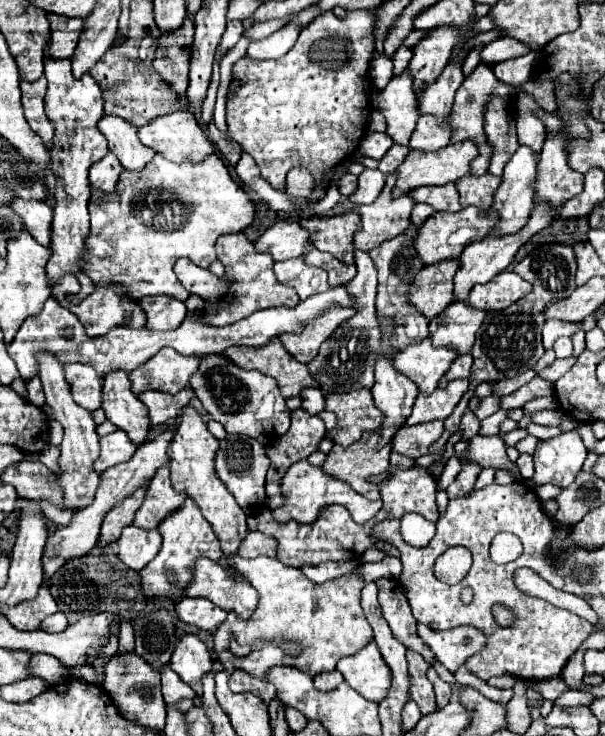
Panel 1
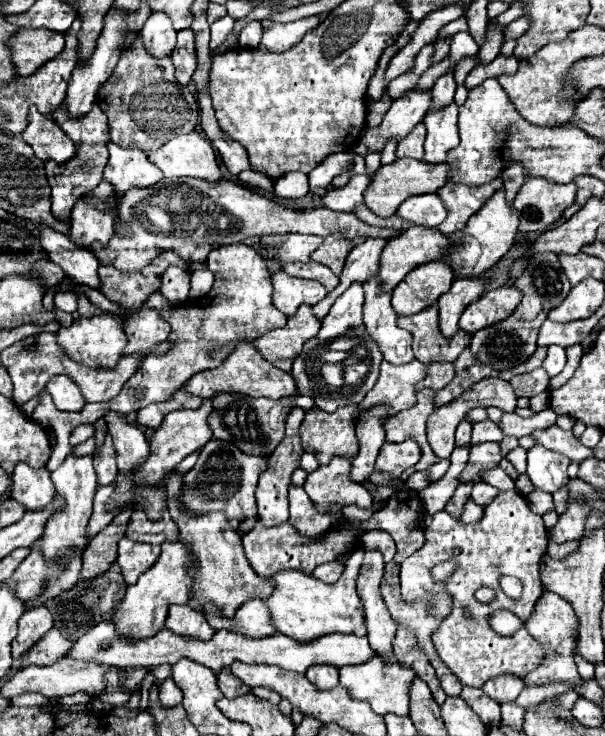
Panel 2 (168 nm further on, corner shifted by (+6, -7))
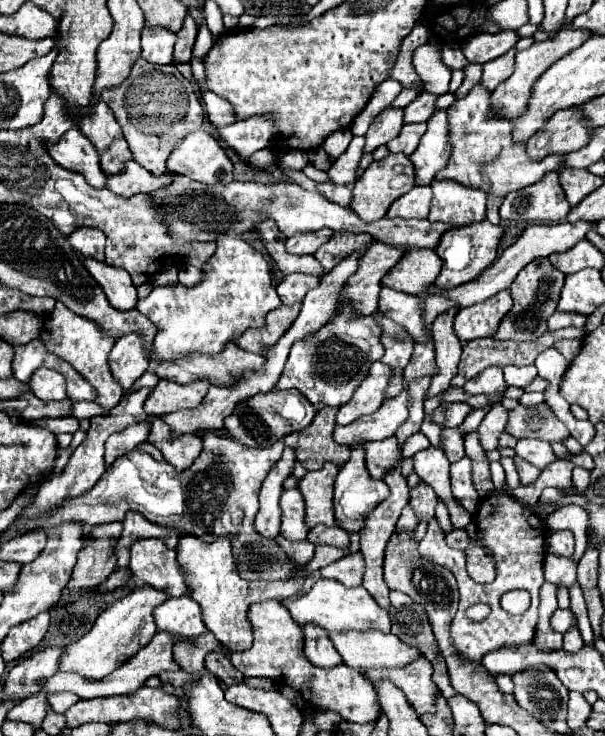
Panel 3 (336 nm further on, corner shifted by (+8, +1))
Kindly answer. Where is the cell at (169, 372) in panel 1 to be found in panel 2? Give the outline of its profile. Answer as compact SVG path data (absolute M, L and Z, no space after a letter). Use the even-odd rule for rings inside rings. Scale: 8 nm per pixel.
M230 244L216 248L208 254L207 266L216 280L212 290L204 296L204 300L188 302L168 312L160 312L170 322L171 333L168 340L176 342L176 346L164 356L146 356L146 360L140 366L140 372L136 372L124 384L122 392L114 400L102 404L86 404L80 412L60 412L52 404L52 398L46 392L40 392L40 404L34 410L34 420L40 426L50 426L56 434L56 446L46 464L50 472L54 472L64 462L64 456L68 454L68 434L76 426L94 424L108 410L128 414L152 402L170 400L172 394L180 390L194 374L220 366L238 342L252 342L268 330L276 330L286 324L288 318L272 304L270 272L254 248L246 244Z

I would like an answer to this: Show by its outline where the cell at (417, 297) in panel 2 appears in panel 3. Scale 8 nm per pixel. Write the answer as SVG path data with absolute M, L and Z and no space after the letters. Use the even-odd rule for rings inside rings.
M430 248L406 250L402 262L398 262L384 278L382 284L406 294L426 292L440 272L440 258Z

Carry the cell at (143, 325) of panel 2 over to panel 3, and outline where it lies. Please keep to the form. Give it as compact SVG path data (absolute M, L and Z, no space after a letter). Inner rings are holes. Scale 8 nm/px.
M126 334L116 340L108 358L110 372L124 390L132 388L134 380L138 380L148 368L148 358L144 354L142 338L138 334Z

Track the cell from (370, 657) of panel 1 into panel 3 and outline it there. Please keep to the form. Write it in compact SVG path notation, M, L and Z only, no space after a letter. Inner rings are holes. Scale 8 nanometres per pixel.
M418 658L406 668L366 668L362 674L374 682L386 678L392 680L406 694L418 716L436 712L436 698L440 690L432 680L432 664L426 658Z

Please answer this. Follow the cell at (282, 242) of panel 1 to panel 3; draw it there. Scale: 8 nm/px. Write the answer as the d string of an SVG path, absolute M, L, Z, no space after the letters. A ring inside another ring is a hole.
M322 228L318 232L304 232L304 234L294 234L286 238L286 248L290 254L314 254L324 242L332 238L334 230Z

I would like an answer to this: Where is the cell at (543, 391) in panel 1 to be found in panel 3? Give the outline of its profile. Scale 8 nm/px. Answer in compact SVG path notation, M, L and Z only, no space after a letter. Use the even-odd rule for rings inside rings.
M446 404L446 426L448 428L458 428L464 418L470 414L470 406L468 404Z

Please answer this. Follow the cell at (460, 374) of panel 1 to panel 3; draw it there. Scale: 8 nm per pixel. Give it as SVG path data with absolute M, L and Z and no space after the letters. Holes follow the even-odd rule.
M414 344L414 356L404 368L404 380L410 382L422 376L434 376L436 370L438 368L434 362L434 344Z

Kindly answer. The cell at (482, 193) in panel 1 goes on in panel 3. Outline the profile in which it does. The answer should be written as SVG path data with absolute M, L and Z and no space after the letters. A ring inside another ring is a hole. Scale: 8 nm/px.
M434 180L430 188L434 196L428 218L432 222L466 226L486 218L486 192L466 188L454 180Z

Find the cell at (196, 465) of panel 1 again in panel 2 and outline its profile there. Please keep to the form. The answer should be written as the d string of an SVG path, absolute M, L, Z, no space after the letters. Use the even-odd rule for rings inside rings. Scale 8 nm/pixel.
M178 472L166 474L164 488L168 492L168 512L180 528L180 540L188 542L196 556L196 572L192 572L194 586L188 604L196 610L202 610L206 602L212 602L220 608L224 616L230 618L236 612L236 608L240 608L246 600L270 596L272 584L266 578L260 578L252 570L242 550L242 536L234 528L230 528L224 512L210 512L204 516L196 516L194 512L184 510L184 506L180 504L180 496L184 490L182 478L184 476Z

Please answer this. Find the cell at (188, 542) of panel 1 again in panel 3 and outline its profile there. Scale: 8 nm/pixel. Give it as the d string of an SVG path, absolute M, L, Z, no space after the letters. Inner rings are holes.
M144 586L144 588L130 592L122 600L114 602L108 610L104 610L96 618L92 630L86 636L82 636L78 642L66 646L66 656L62 656L58 670L76 672L84 680L102 680L106 674L114 672L114 668L118 668L120 664L130 660L140 648L144 648L152 640L152 636L158 630L152 610L158 604L162 604L166 598L168 598L166 592Z

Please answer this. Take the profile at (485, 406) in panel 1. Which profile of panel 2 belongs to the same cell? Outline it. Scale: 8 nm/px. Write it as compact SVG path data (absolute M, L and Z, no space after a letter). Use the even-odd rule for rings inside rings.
M466 418L458 424L456 428L456 444L468 444L470 442L470 432L472 432L472 422Z

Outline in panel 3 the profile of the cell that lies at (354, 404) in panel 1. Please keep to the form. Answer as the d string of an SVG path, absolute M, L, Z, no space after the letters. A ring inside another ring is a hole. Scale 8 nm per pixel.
M322 408L306 430L284 436L284 444L294 448L296 460L306 470L318 470L324 462L342 466L346 464L346 460L350 460L350 448L336 444L332 438L336 412L338 408Z

